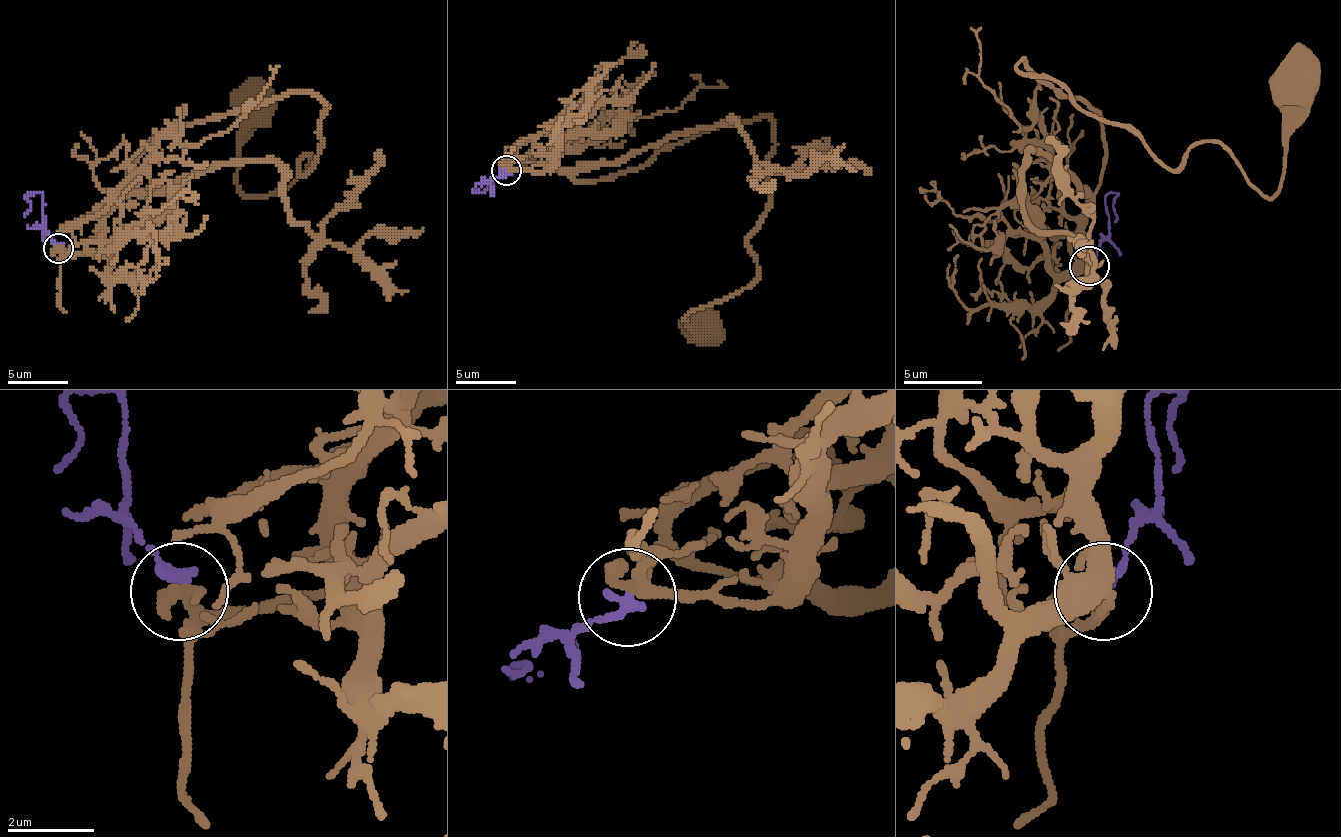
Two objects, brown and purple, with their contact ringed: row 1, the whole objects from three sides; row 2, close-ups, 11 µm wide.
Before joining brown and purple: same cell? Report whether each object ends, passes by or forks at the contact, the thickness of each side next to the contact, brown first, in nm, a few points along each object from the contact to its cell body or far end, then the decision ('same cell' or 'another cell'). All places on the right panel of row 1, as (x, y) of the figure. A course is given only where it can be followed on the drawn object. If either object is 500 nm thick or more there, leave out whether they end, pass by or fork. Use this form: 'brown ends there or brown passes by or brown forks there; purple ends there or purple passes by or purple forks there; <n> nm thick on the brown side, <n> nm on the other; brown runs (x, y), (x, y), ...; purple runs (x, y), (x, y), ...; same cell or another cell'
brown forks there; purple ends there; 280 nm thick on the brown side, 260 nm on the other; brown runs (1086, 266), (1102, 121), (1023, 61), (1169, 168), (1208, 140), (1263, 195), (1283, 180), (1295, 81); purple runs (1090, 266), (1110, 231), (1110, 192), (1118, 195), (1114, 223); another cell

